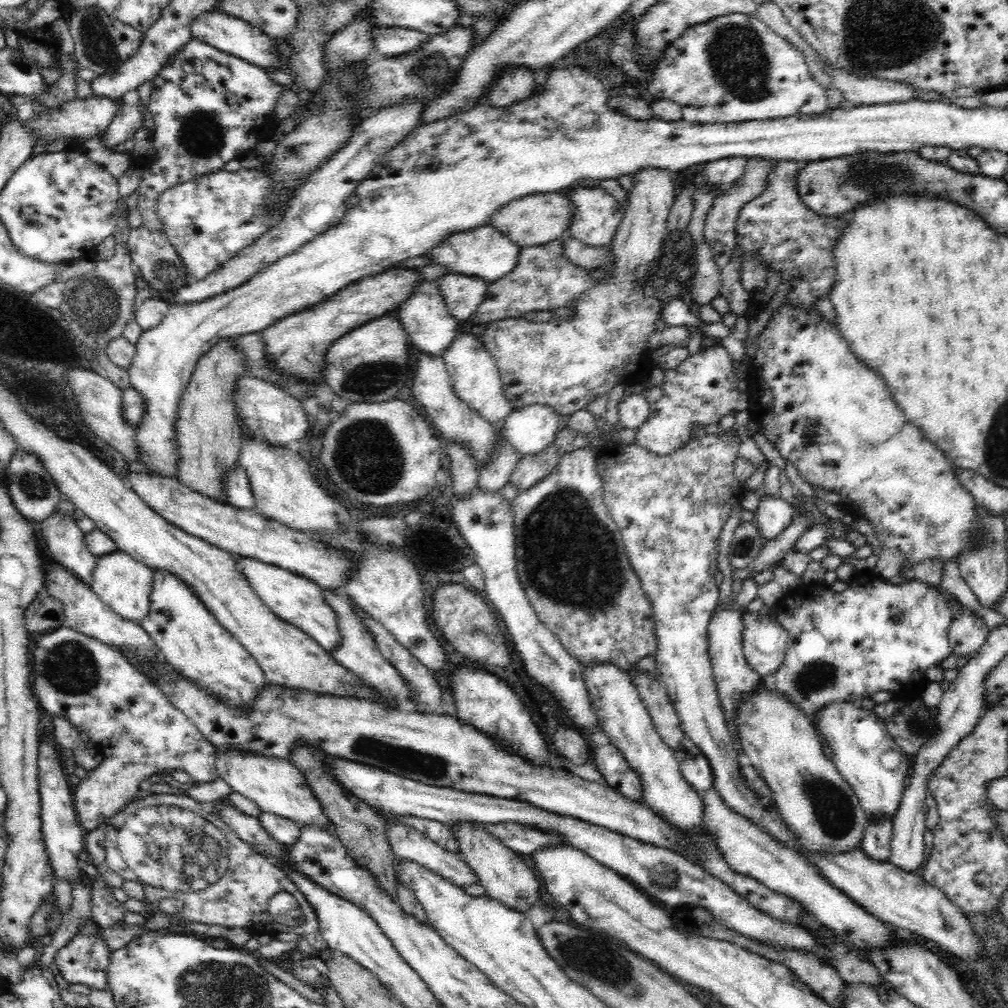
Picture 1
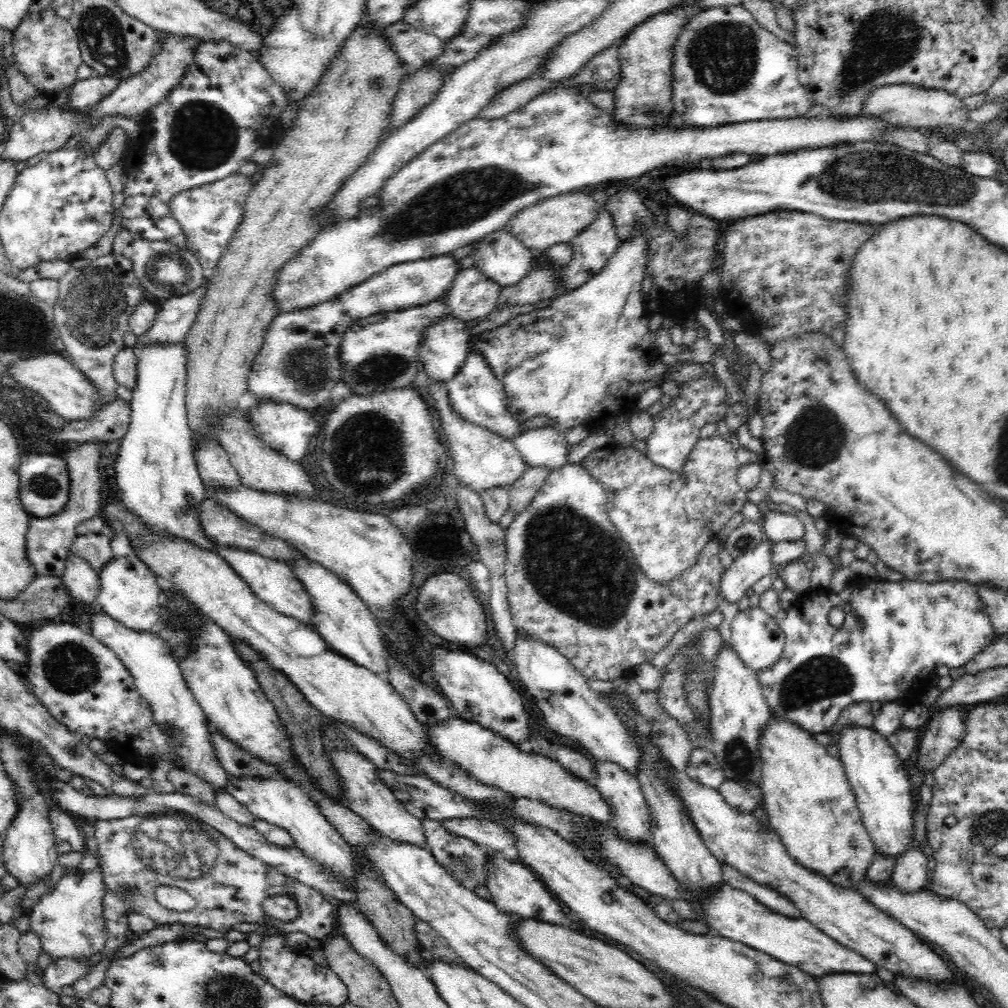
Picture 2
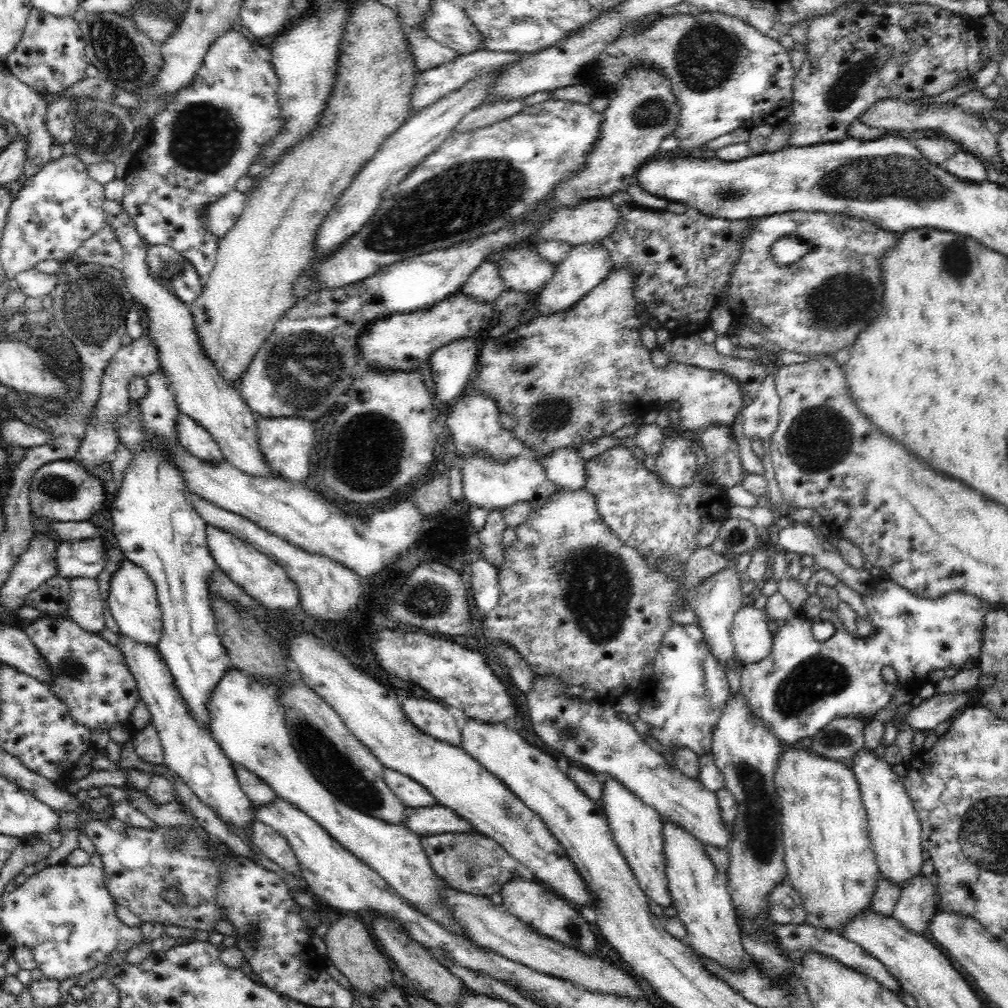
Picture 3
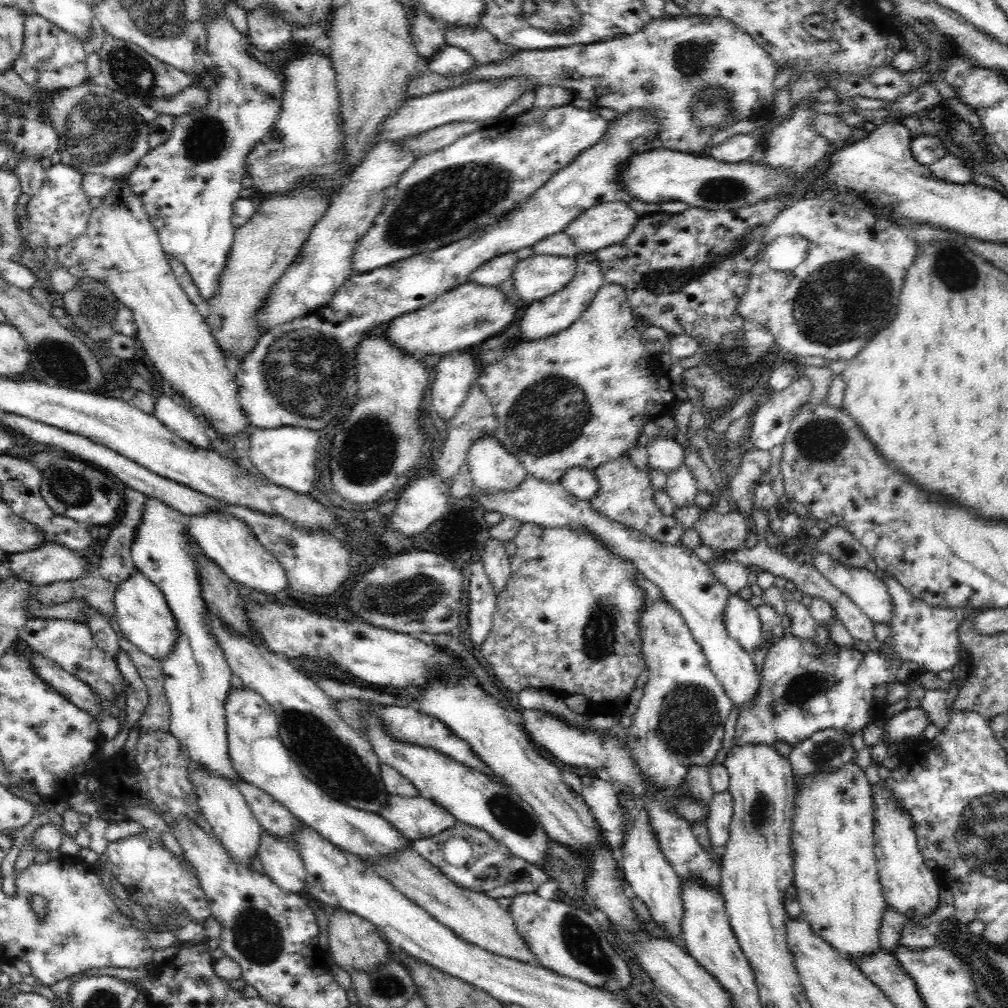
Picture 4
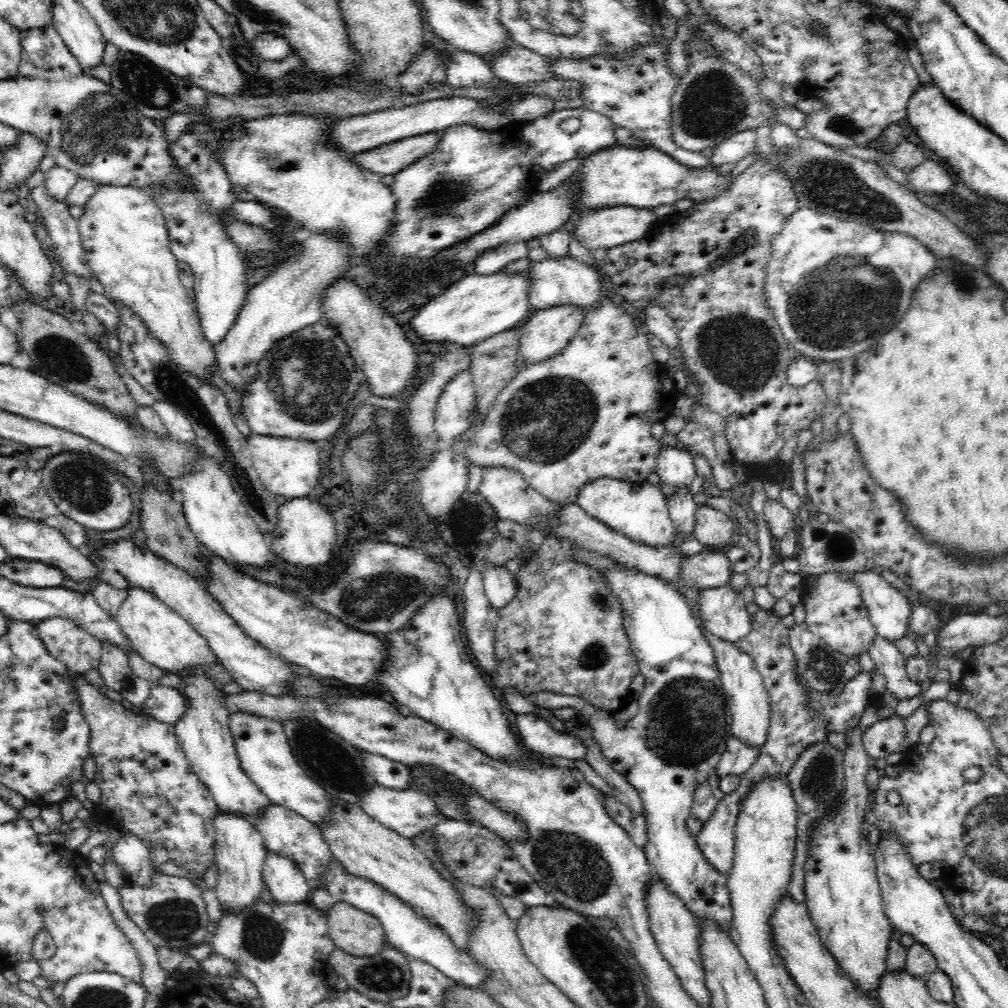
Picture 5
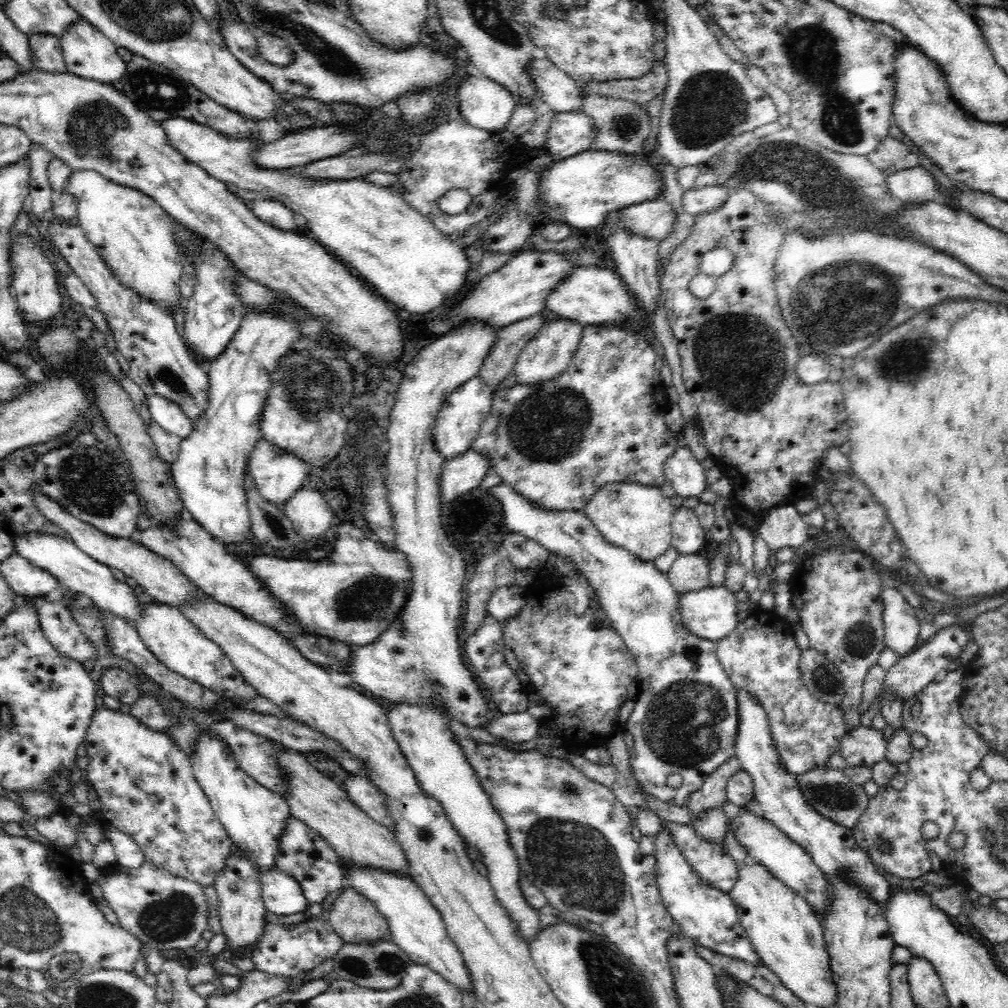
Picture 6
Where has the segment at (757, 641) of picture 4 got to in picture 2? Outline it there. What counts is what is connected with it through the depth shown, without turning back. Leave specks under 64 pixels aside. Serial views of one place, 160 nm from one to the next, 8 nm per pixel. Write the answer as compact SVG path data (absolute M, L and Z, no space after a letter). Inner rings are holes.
M759 607L740 611L732 621L732 645L742 662L756 672L773 667L783 653L786 635L774 617Z

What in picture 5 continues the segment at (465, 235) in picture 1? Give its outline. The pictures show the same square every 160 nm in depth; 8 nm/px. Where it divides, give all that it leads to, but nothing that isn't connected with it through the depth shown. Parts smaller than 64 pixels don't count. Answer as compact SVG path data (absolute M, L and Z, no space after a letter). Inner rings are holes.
M547 257L536 262L528 262L524 269L528 279L528 306L532 310L542 310L550 306L579 306L590 310L600 298L600 276L596 270L582 264L573 257Z

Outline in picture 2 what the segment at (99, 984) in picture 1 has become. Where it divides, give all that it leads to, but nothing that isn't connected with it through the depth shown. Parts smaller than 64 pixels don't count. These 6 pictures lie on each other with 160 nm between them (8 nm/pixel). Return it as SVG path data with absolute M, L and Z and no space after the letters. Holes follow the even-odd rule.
M85 956L56 958L45 968L42 976L44 986L56 994L62 994L64 986L72 986L74 982L84 978L93 966Z

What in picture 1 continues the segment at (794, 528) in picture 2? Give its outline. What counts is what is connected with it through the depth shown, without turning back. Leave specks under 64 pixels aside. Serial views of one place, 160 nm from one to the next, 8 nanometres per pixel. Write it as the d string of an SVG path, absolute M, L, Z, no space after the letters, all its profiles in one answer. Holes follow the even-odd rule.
M764 494L754 510L758 532L768 541L777 537L794 516L794 508L787 501L774 494Z

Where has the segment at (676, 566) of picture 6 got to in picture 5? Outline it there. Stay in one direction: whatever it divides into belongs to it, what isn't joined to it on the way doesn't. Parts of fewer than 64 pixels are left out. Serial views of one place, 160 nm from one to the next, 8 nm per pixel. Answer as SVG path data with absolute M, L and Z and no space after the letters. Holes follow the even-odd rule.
M708 552L688 556L682 564L682 581L690 588L716 589L730 586L734 572L724 552Z

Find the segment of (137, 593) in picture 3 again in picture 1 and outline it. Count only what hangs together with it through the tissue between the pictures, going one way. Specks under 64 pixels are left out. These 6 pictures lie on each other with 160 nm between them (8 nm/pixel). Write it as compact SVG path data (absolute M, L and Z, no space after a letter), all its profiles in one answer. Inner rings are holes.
M114 551L96 557L96 567L90 587L104 605L128 621L143 620L149 612L153 570L132 558L128 553Z

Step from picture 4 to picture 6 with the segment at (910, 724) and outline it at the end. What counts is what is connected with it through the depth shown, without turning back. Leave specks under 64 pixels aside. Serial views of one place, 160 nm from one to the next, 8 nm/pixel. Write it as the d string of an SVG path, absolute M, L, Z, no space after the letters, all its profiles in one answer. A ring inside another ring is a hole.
M860 726L845 735L840 743L840 754L849 766L874 766L886 756L888 738L882 730L871 726Z

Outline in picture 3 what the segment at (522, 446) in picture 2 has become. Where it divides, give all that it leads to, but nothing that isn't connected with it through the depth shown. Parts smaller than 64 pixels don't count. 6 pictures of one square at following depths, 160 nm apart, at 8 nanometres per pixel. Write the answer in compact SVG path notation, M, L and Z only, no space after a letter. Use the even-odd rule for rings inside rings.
M571 446L554 448L549 454L536 456L536 461L542 465L546 477L561 488L578 490L584 484L584 459L578 449Z

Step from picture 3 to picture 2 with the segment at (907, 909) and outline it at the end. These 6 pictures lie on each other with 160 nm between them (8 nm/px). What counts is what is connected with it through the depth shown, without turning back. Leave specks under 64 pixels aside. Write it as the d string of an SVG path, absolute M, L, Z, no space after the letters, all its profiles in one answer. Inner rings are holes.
M912 834L908 850L896 856L895 866L892 870L891 880L902 892L912 892L927 888L930 870L927 867L928 852L922 849L920 841Z

